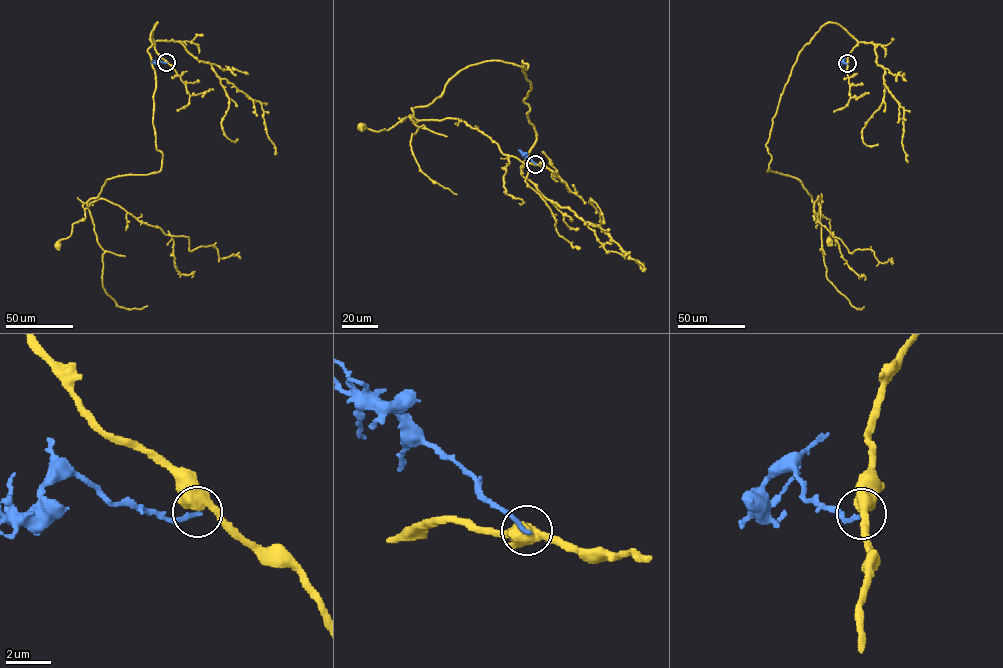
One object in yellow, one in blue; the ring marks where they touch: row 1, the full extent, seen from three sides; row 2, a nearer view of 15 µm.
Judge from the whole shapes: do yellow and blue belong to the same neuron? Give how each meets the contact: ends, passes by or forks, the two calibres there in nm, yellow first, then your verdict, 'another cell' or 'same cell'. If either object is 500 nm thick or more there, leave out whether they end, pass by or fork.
550/200 nm | another cell

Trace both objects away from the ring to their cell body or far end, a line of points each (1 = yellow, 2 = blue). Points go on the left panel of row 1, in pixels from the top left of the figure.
1: (166, 62), (152, 39), (157, 22), (147, 51), (161, 169), (107, 179), (87, 202), (85, 218), (57, 245)
2: (166, 62), (151, 62)

